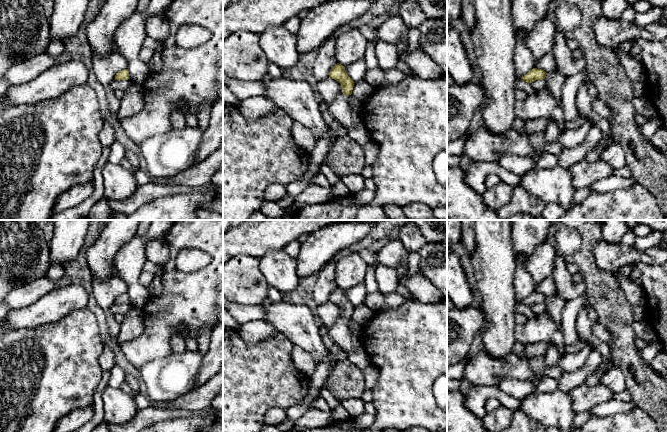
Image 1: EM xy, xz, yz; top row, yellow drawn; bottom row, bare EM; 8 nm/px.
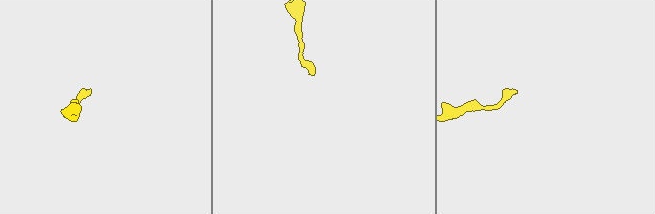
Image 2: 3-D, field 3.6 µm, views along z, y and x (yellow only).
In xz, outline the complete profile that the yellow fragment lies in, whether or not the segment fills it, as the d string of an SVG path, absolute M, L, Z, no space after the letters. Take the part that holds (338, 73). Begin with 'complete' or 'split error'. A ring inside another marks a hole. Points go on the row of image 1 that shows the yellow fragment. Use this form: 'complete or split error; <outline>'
split error; M337 63L330 70L329 78L338 81L342 87L342 93L328 104L329 112L346 129L362 123L360 112L352 111L349 106L348 96L352 94L355 82L347 75L345 67Z

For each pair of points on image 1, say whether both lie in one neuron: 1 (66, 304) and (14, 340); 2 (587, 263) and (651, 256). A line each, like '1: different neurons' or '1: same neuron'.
1: different neurons
2: different neurons

